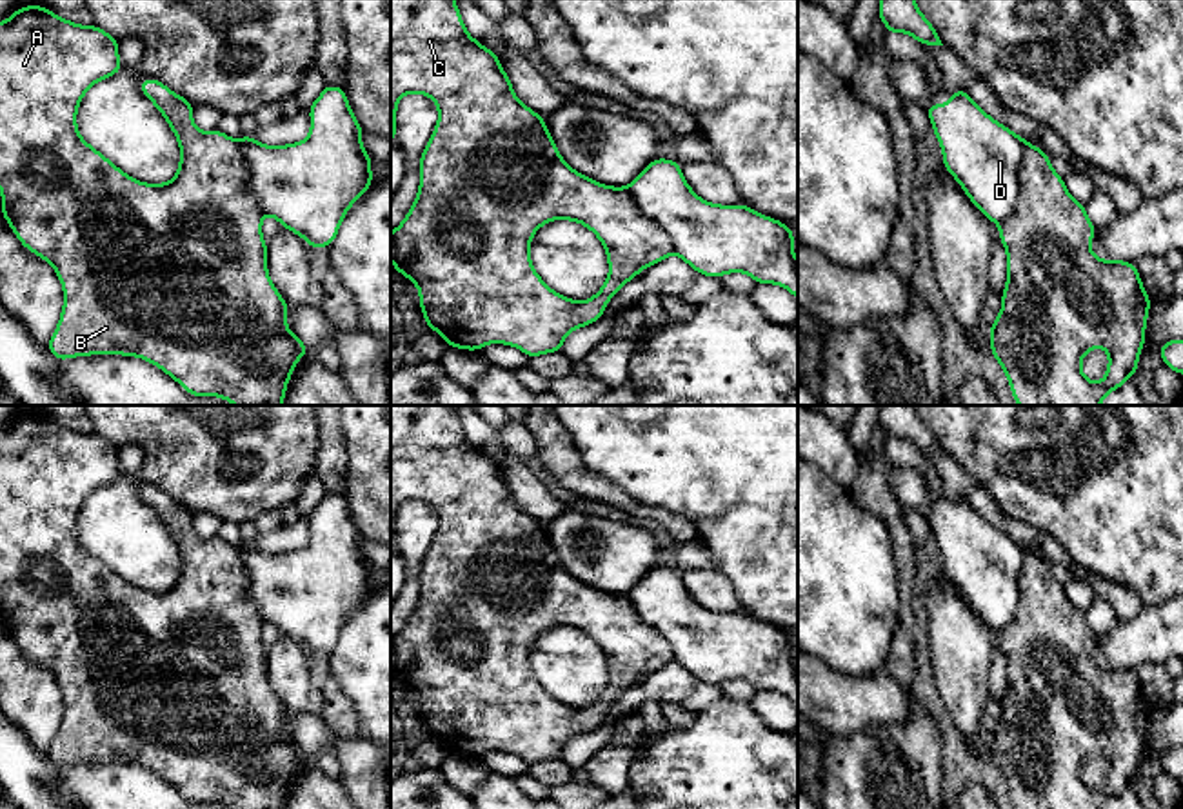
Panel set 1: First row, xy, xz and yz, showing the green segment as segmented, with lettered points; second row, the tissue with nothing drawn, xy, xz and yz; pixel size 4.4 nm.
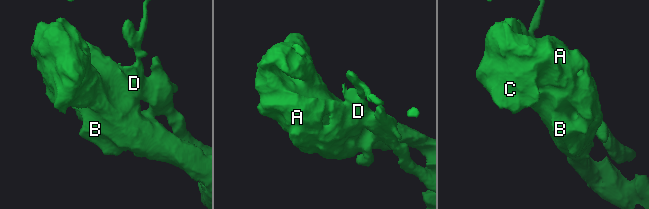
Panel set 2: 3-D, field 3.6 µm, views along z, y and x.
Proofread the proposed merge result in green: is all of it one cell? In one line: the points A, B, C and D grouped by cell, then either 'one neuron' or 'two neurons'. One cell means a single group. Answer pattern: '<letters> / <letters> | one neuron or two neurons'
A B C / D | two neurons

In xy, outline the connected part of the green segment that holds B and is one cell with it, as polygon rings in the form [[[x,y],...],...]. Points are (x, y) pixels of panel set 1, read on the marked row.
[[[42,5],[18,7],[5,22],[0,22],[0,193],[2,216],[15,231],[20,244],[36,256],[51,264],[64,287],[64,307],[58,325],[45,345],[56,360],[89,355],[124,355],[138,356],[160,367],[176,380],[193,396],[220,396],[234,405],[282,405],[287,382],[303,355],[311,349],[294,336],[287,327],[287,305],[267,273],[267,244],[262,236],[263,213],[251,196],[249,167],[242,156],[236,140],[220,129],[211,133],[200,131],[193,122],[193,104],[173,93],[167,85],[154,78],[144,78],[140,91],[164,115],[180,144],[180,165],[176,176],[165,184],[144,184],[118,169],[109,158],[89,145],[78,133],[76,111],[80,100],[91,85],[122,71],[118,56],[118,40],[98,25],[78,25],[71,20],[56,16]]]

